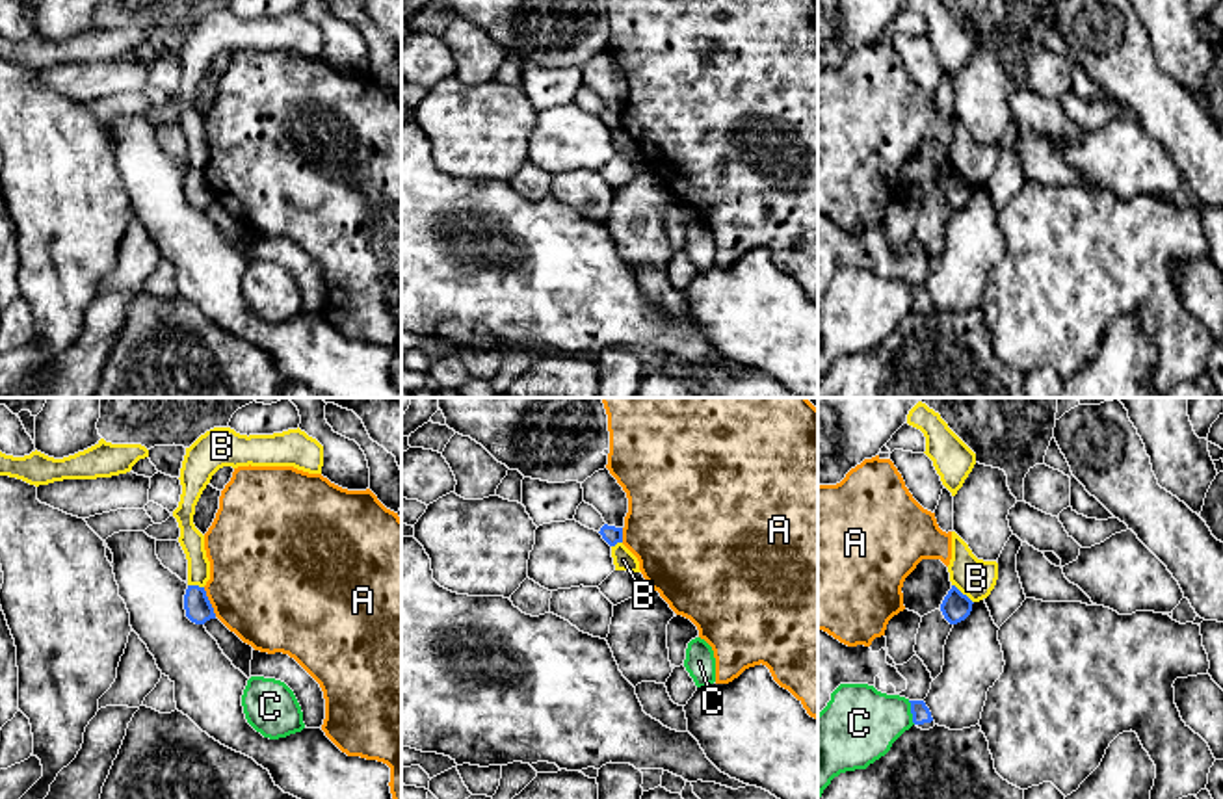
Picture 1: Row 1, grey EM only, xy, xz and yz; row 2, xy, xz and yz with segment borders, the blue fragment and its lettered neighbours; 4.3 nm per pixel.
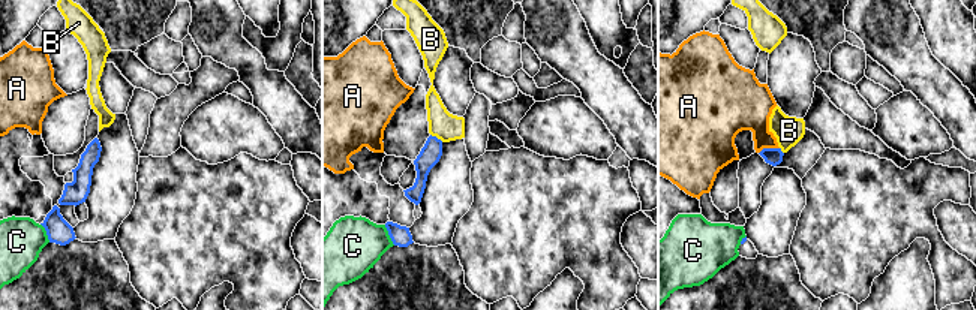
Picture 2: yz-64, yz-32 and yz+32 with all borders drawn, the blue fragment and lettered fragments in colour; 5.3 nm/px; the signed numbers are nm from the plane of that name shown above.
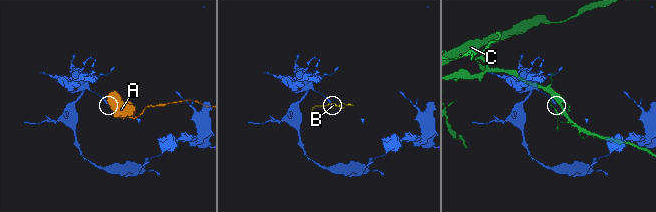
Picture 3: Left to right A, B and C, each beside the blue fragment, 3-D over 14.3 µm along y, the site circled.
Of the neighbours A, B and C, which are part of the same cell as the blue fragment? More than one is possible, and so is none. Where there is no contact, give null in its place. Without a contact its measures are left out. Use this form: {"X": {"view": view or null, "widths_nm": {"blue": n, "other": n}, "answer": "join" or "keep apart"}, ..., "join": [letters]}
{"A": {"view": "xy", "widths_nm": {"blue": 120, "other": 480}, "answer": "keep apart"}, "B": {"view": "yz", "widths_nm": {"blue": 130, "other": 170}, "answer": "keep apart"}, "C": {"view": "yz", "widths_nm": {"blue": 80, "other": 320}, "answer": "keep apart"}, "join": []}

